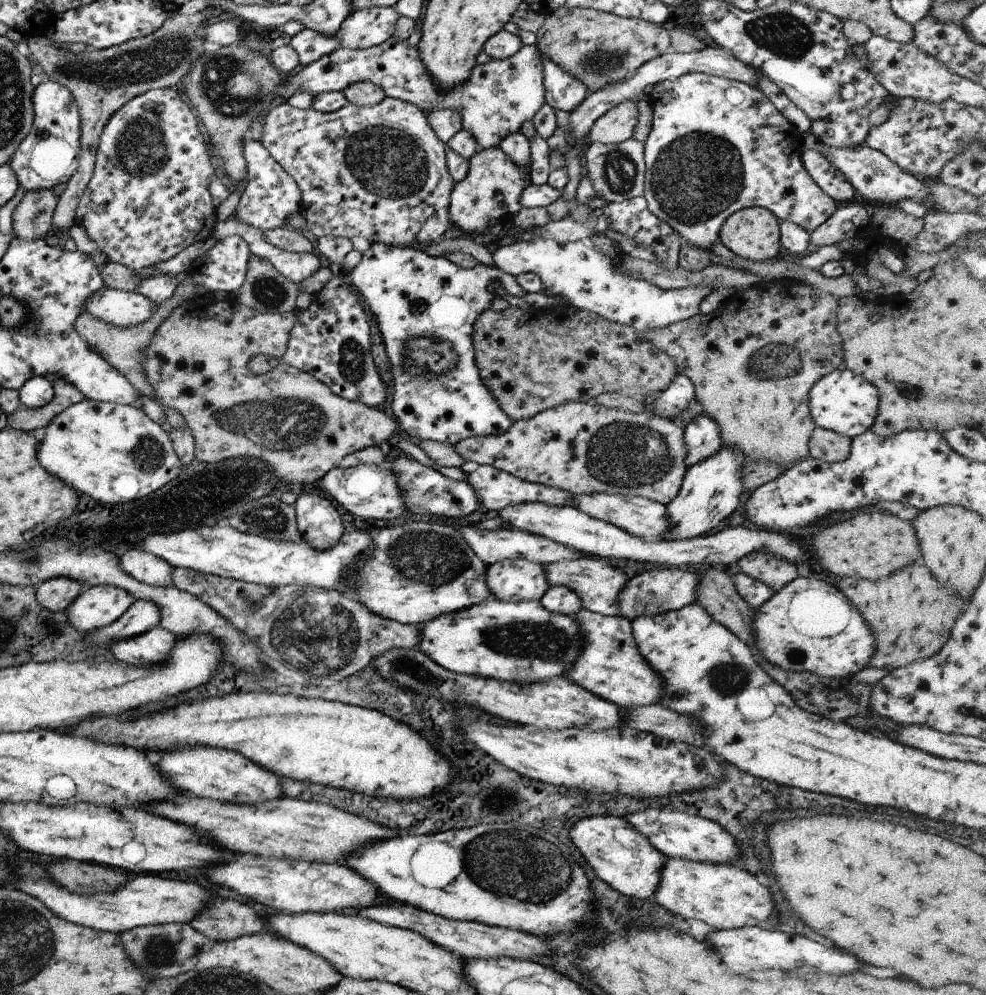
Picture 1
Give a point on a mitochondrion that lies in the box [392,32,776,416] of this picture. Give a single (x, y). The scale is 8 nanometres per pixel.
(696, 177)

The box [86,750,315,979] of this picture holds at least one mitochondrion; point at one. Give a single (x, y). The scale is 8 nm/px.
(157, 951)

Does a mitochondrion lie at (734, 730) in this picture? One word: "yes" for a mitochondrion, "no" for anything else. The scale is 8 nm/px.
no

